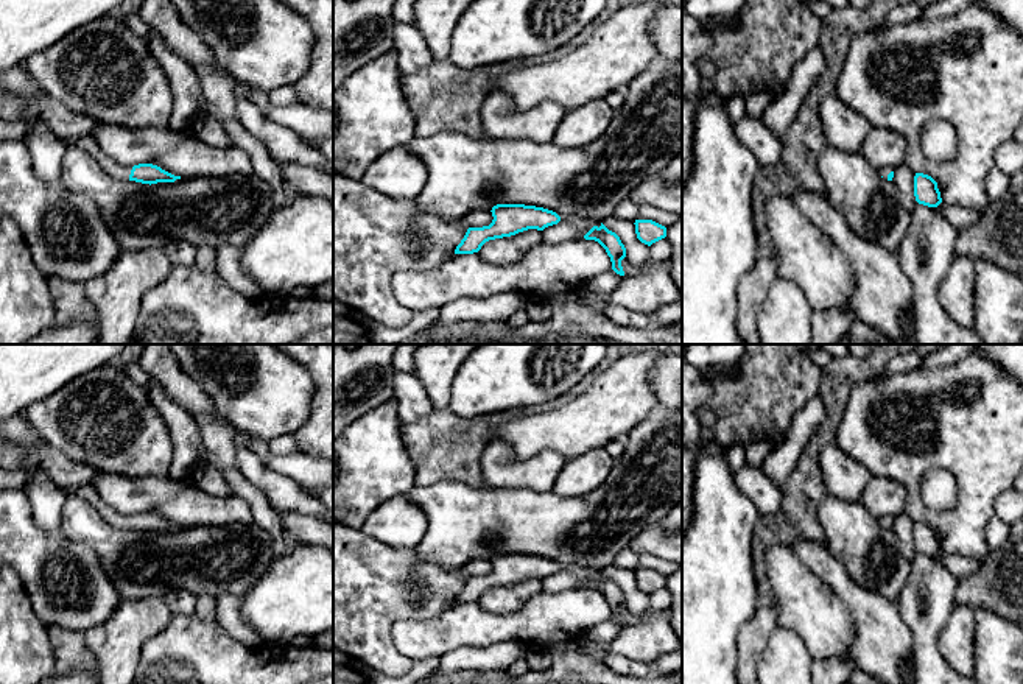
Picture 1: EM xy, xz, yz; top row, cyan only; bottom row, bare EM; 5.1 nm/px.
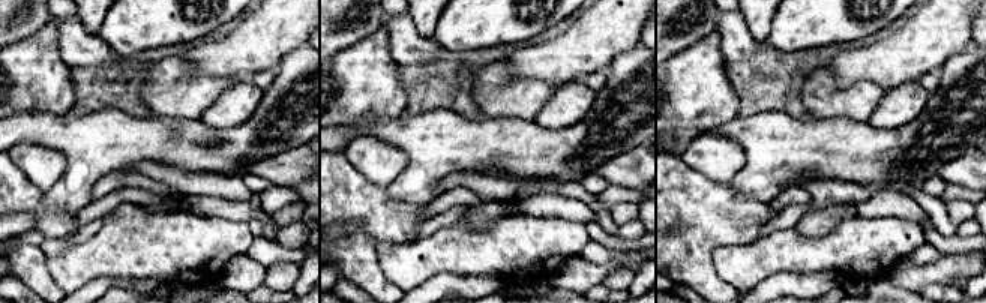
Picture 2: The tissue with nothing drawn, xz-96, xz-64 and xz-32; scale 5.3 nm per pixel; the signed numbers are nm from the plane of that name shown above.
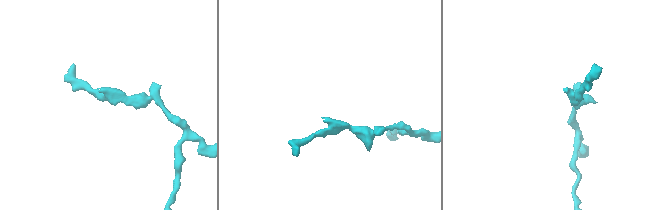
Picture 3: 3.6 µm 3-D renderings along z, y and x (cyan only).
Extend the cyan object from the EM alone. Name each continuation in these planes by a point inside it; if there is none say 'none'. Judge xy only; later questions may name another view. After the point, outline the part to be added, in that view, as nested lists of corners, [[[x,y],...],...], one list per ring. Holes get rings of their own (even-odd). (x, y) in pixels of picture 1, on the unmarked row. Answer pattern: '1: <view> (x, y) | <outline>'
1: xy (111, 516) | [[[62,488],[62,489],[64,489],[64,492],[67,495],[79,495],[79,497],[92,499],[95,506],[97,506],[97,509],[100,511],[101,517],[107,524],[111,524],[111,525],[114,525],[114,527],[117,527],[120,530],[129,530],[129,524],[131,524],[132,516],[126,516],[126,514],[121,514],[121,513],[109,508],[106,503],[103,503],[100,499],[97,499],[93,495],[90,488],[76,488],[76,489]]]

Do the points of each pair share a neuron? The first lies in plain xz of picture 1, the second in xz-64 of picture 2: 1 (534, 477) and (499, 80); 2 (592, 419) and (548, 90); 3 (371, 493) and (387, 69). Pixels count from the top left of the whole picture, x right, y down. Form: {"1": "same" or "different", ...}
{"1": "same", "2": "different", "3": "same"}

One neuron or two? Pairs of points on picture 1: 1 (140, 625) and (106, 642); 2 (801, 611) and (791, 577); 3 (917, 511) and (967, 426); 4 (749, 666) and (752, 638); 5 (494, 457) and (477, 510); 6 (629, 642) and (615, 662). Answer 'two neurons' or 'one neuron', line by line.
1: one neuron
2: one neuron
3: one neuron
4: one neuron
5: two neurons
6: two neurons

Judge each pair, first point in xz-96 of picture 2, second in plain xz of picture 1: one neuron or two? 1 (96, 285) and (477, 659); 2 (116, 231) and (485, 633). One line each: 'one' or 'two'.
1: one
2: one

